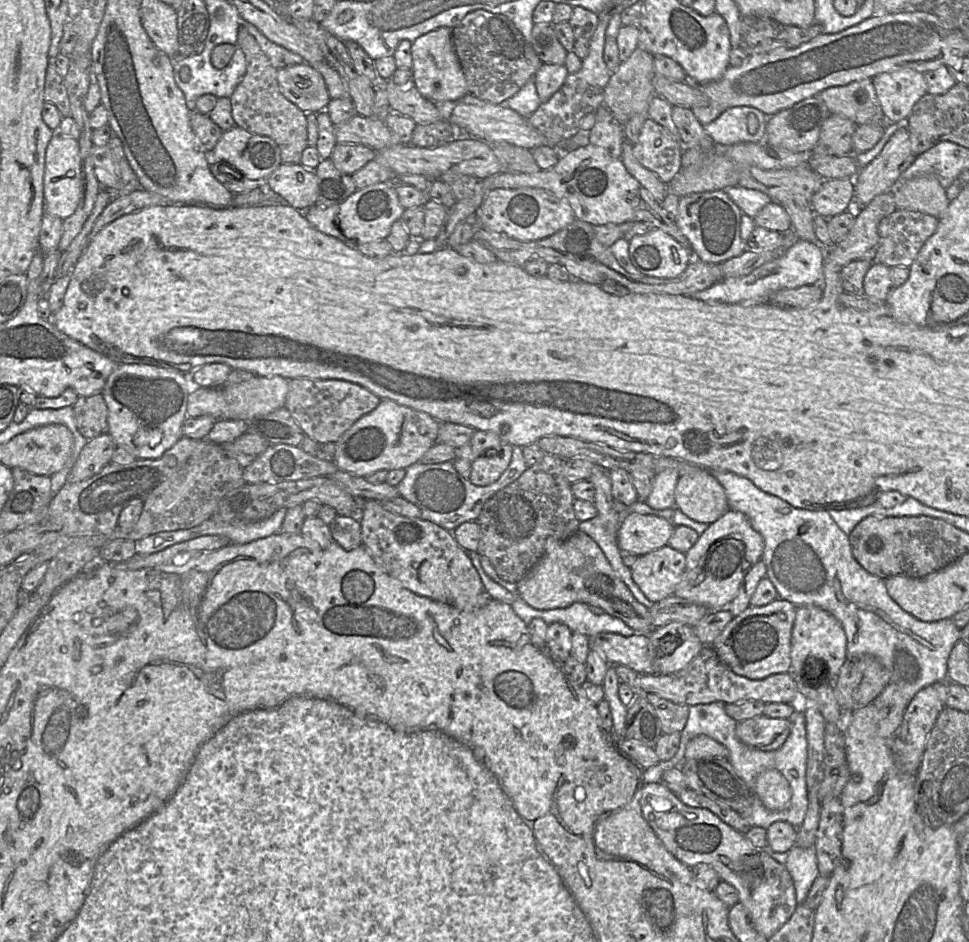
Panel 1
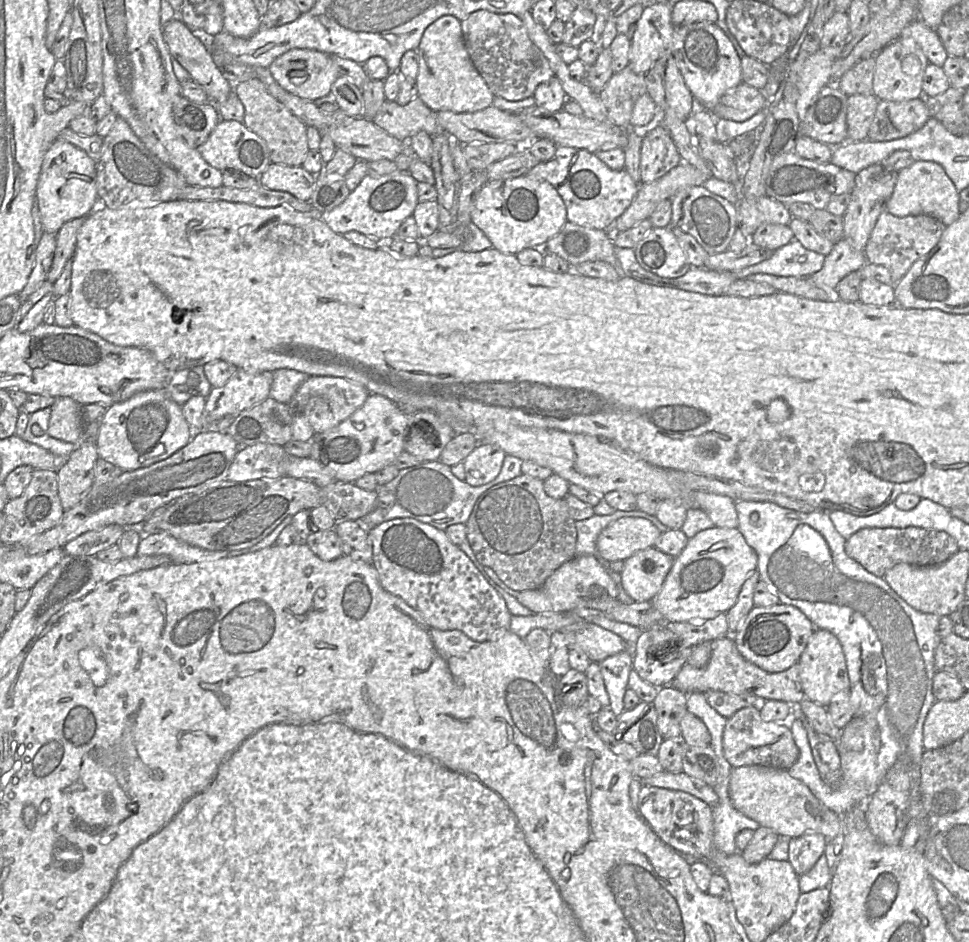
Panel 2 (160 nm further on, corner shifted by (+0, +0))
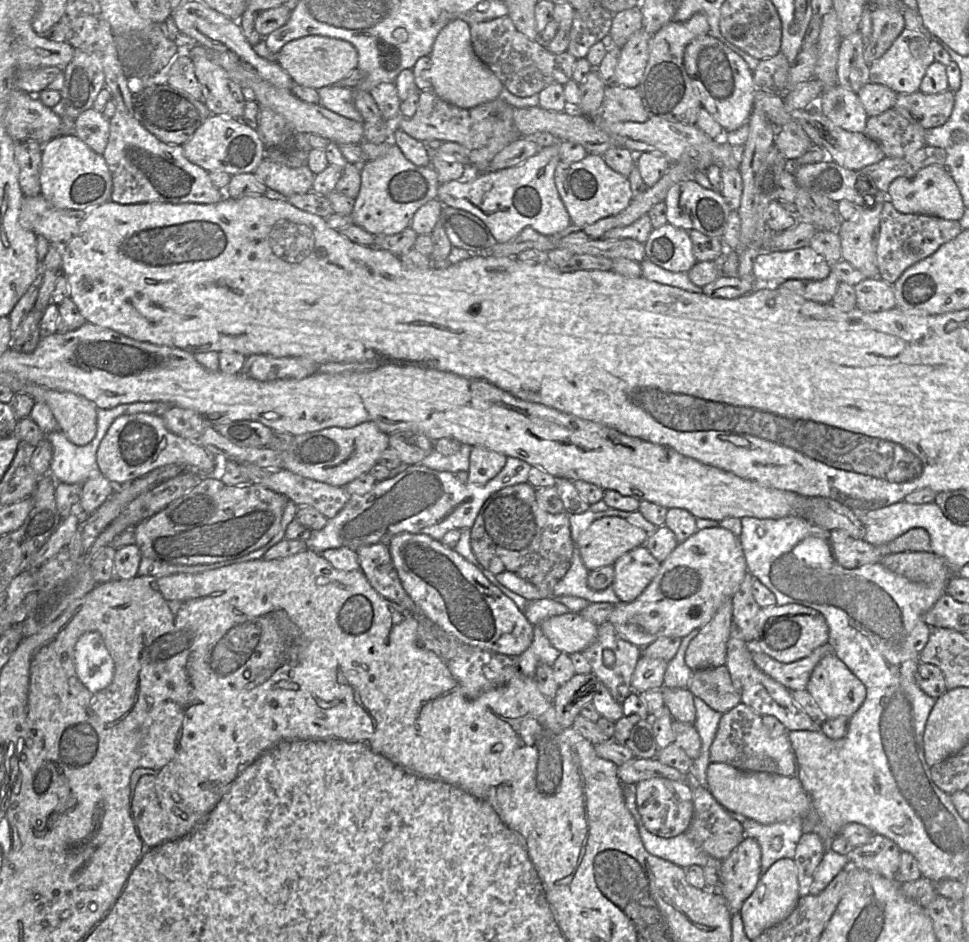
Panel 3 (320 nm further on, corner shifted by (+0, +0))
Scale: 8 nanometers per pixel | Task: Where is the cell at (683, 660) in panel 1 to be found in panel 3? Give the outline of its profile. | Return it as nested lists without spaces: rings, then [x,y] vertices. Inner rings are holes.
[[[640,656],[631,678],[631,689],[639,694],[647,690],[661,690],[668,662],[659,658]]]

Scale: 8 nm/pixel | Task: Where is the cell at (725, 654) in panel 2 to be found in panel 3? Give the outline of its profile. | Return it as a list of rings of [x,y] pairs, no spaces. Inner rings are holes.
[[[829,644],[815,649],[810,655],[792,663],[781,663],[763,652],[753,649],[752,658],[756,666],[790,691],[805,690],[817,664],[829,653]]]

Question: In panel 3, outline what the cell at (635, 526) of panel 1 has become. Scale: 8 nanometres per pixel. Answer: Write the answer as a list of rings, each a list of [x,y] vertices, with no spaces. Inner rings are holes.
[[[609,516],[595,520],[577,541],[581,559],[591,572],[613,566],[629,551],[643,546],[649,534],[626,519]]]

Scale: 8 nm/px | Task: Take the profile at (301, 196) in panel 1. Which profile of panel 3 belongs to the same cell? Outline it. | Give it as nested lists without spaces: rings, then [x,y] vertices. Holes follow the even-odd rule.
[[[267,158],[262,159],[253,173],[270,194],[279,194],[283,197],[312,191],[315,176],[307,166],[290,168]]]

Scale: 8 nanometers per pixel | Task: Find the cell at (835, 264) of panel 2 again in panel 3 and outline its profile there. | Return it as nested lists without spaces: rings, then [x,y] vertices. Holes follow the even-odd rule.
[[[831,271],[830,274],[822,280],[789,279],[777,285],[778,288],[791,290],[809,300],[818,303],[831,303],[839,283],[840,280],[836,274]]]

